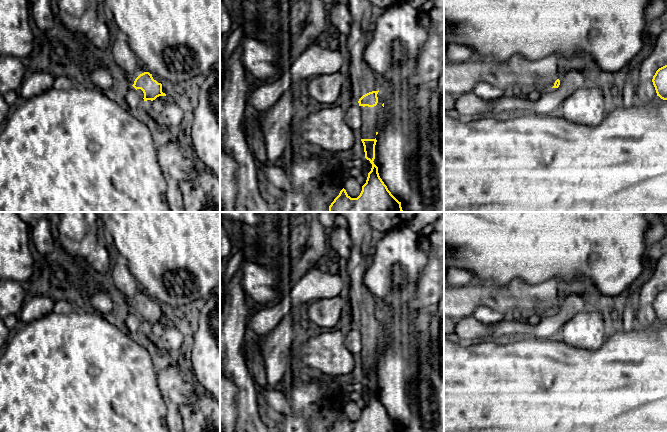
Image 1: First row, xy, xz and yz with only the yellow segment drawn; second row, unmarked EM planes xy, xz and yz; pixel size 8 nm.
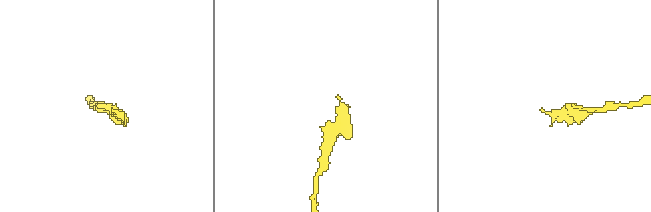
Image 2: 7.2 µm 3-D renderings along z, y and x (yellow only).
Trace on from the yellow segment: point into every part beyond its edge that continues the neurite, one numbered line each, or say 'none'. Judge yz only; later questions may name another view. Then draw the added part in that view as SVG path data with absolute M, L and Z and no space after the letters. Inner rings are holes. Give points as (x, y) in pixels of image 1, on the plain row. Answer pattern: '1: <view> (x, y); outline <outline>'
1: yz (459, 301); outline M550 278L537 284L514 279L504 286L474 281L463 286L444 288L444 317L456 322L469 316L479 306L487 306L510 315L513 310L524 314L552 312L558 303L559 280Z

